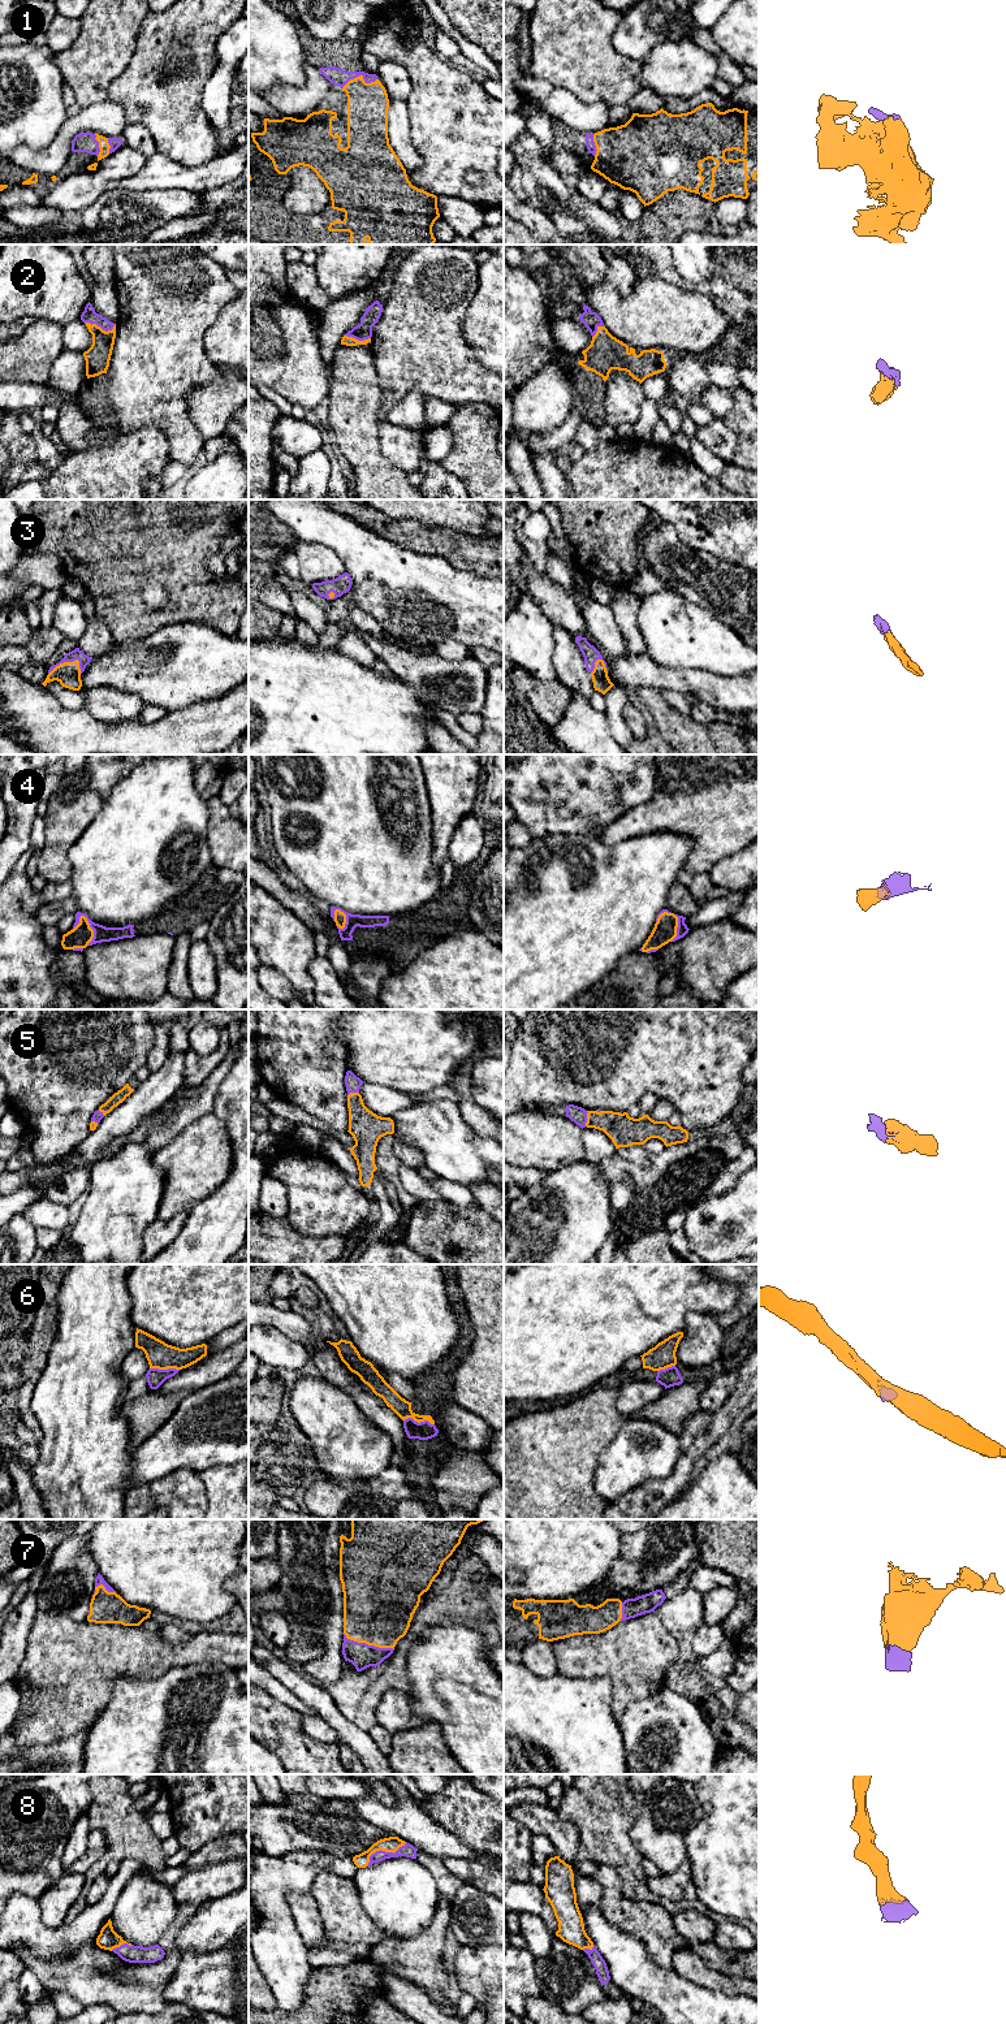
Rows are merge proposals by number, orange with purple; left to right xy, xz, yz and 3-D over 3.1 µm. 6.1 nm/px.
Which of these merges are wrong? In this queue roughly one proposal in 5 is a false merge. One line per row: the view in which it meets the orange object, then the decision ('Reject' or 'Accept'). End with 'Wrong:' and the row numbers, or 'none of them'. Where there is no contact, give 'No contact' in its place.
1: Touches orange in xz. Accept
2: Touches orange in xy. Accept
3: Touches orange in xy. Accept
4: Touches orange in xy. Accept
5: Touches orange in yz. Accept
6: Touches orange in xz. Reject
7: Touches orange in xz. Accept
8: Touches orange in xz. Accept
Wrong: 6

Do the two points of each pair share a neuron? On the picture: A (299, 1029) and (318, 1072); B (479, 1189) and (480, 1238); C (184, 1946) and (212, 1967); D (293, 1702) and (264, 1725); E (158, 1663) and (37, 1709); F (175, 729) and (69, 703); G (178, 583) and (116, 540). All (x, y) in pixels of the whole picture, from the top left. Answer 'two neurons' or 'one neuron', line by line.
A: one neuron
B: two neurons
C: two neurons
D: two neurons
E: one neuron
F: two neurons
G: one neuron

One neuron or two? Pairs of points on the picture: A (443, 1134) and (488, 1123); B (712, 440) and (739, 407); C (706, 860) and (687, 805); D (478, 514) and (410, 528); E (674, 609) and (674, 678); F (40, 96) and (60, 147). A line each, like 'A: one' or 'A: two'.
A: two
B: two
C: one
D: two
E: two
F: two

